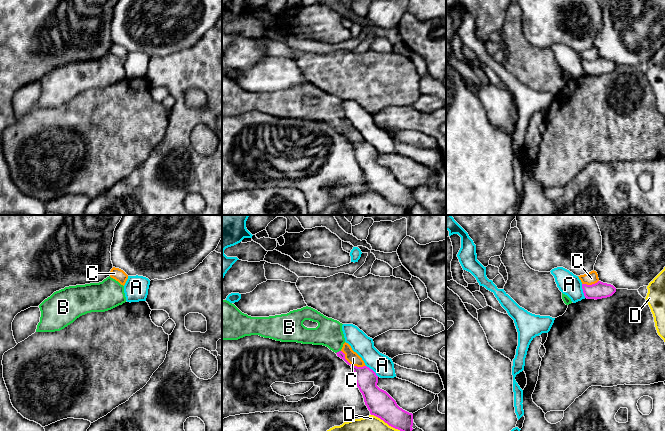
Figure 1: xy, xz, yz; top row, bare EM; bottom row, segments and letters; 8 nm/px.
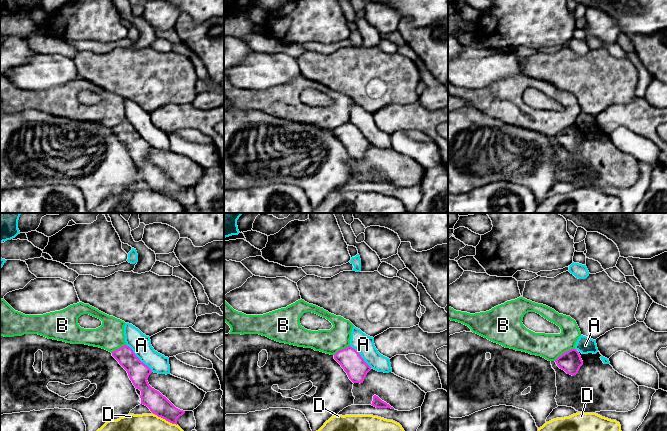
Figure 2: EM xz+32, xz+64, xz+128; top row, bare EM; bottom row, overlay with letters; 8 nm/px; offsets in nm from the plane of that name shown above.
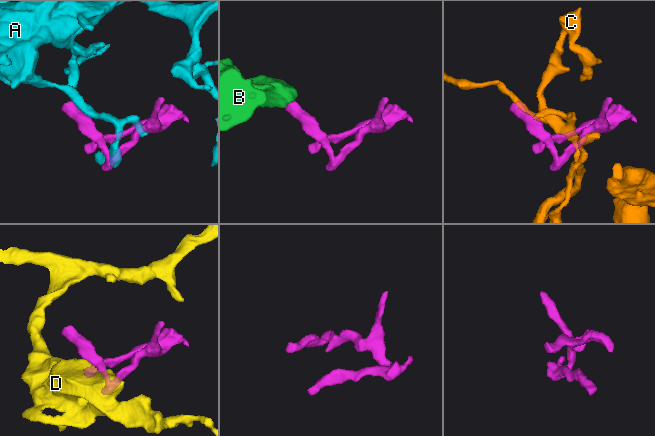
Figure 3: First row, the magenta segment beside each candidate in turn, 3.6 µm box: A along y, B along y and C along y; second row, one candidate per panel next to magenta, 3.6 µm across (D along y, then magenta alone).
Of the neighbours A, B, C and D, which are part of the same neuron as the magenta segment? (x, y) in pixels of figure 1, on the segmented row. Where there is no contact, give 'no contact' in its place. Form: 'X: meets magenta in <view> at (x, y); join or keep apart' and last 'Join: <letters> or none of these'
A: meets magenta in yz at (583, 291); keep apart
B: meets magenta in xz at (339, 351); keep apart
C: meets magenta in xz at (350, 364); keep apart
D: meets magenta in xz at (386, 422); keep apart
Join: none of these

